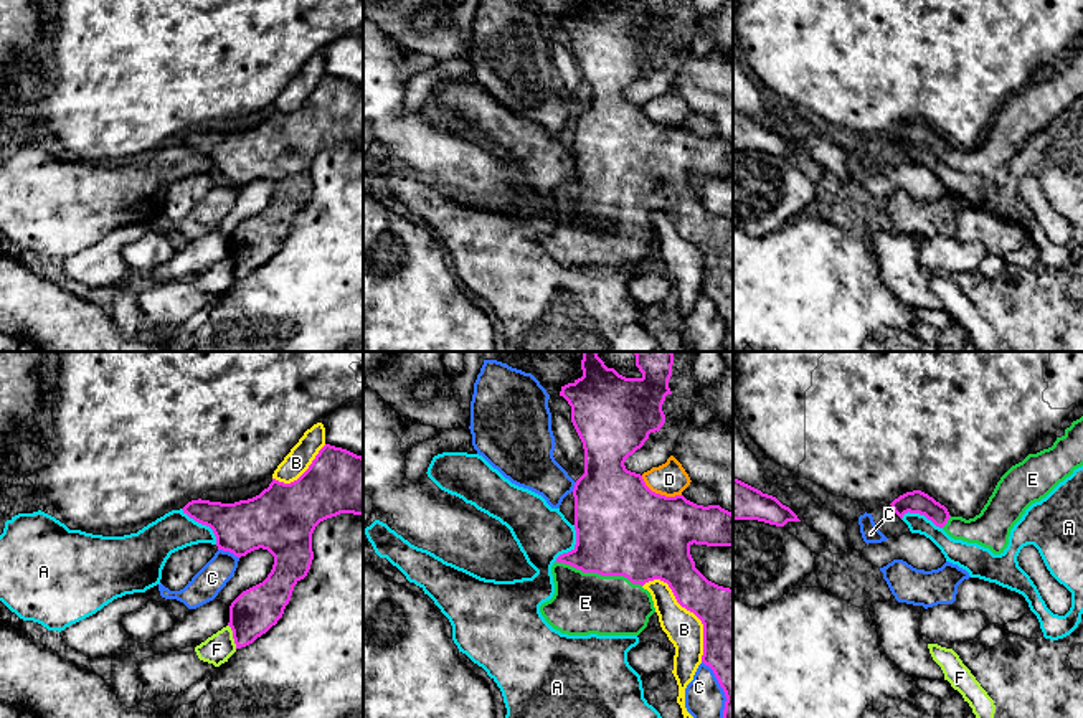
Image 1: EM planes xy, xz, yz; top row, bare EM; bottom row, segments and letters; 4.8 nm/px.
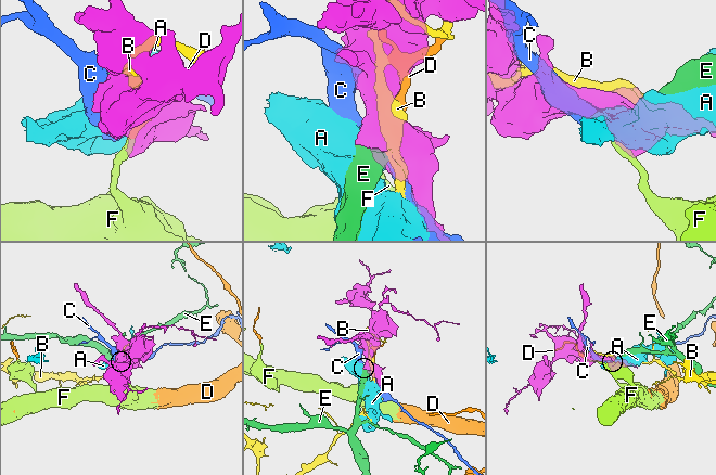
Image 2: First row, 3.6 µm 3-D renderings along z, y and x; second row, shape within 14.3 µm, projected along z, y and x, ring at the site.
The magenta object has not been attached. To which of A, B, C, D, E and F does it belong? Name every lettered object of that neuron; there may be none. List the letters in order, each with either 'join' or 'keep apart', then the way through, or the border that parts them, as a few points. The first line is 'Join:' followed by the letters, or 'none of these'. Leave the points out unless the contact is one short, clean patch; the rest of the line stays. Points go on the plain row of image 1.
Join: E
A: keep apart; border along xy (180, 139), (205, 154), (217, 174)
B: keep apart
C: keep apart
D: keep apart
E: join; runs through xz (623, 159), (598, 203), (598, 220), (585, 233)
F: keep apart; border along xy (228, 255), (236, 278)

